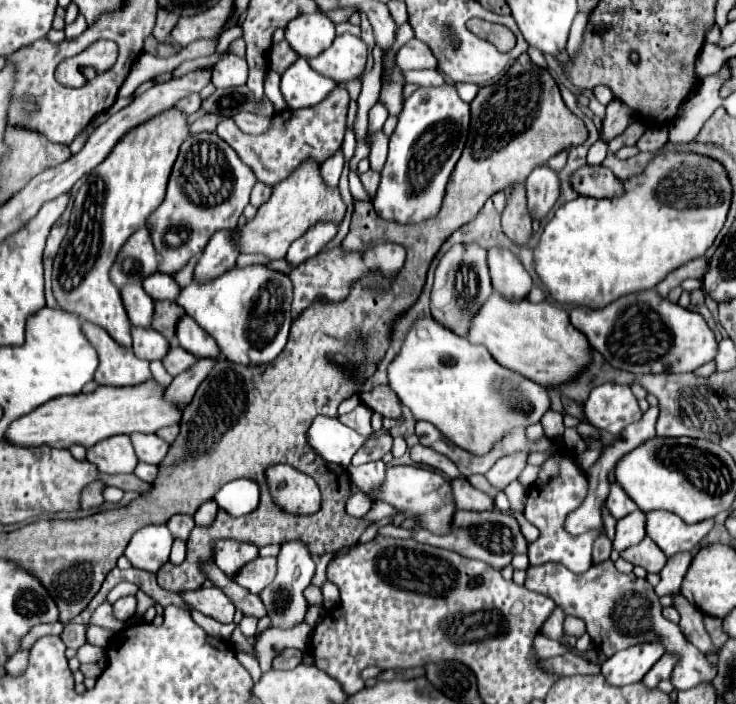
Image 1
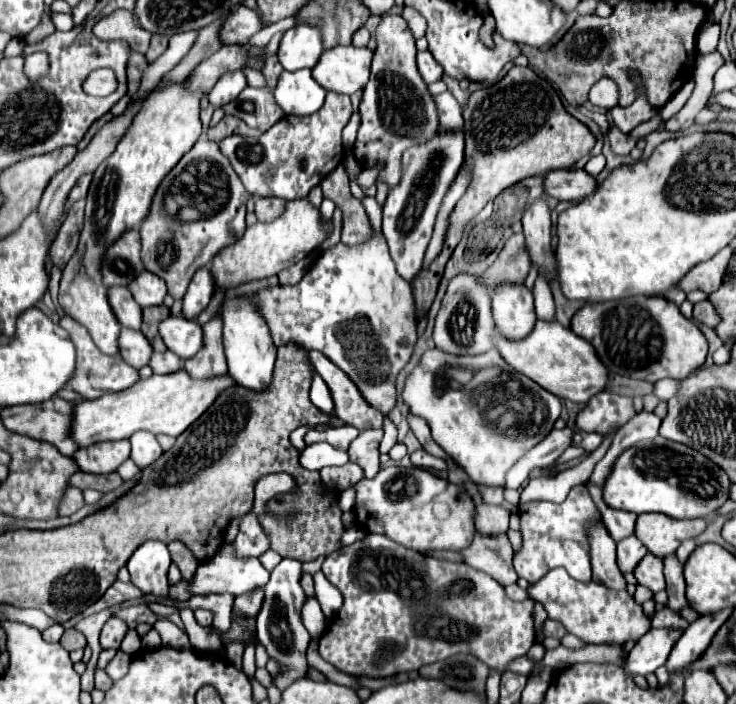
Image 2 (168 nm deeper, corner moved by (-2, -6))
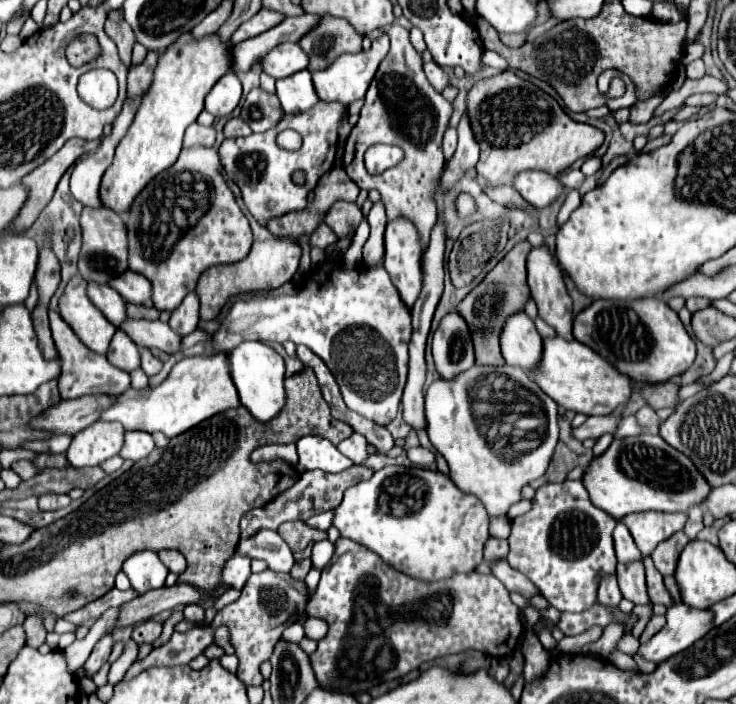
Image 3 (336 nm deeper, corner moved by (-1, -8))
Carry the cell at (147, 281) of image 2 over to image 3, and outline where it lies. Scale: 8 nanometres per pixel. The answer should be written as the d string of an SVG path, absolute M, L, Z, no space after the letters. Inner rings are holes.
M128 270L128 272L124 272L124 276L118 276L116 280L112 280L110 286L126 302L132 302L132 304L142 304L144 300L150 300L150 292L152 292L150 282L142 274L136 274L132 270Z

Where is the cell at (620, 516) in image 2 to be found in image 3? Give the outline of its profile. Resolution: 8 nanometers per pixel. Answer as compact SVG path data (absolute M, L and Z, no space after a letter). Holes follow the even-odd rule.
M618 522L616 530L614 530L614 546L616 546L616 556L618 556L618 562L622 564L630 564L630 562L636 562L636 560L644 560L640 556L640 550L636 548L628 528Z

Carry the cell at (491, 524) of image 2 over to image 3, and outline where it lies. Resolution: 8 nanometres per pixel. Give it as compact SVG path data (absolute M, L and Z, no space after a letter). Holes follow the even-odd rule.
M490 538L488 544L484 546L484 562L492 564L496 560L504 560L508 556L508 540L498 540Z

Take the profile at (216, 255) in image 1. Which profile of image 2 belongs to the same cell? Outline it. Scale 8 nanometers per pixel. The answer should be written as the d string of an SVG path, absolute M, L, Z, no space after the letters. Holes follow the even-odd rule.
M201 268L195 272L185 296L183 296L183 316L193 320L197 318L203 308L209 304L215 292L215 278L209 268Z

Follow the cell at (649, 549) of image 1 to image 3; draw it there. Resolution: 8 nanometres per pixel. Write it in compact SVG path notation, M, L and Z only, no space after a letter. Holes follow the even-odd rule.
M644 558L644 568L646 568L646 584L648 584L648 596L652 600L652 604L664 604L666 608L670 608L674 604L672 596L668 594L660 572L656 570L656 566L652 564L650 558Z

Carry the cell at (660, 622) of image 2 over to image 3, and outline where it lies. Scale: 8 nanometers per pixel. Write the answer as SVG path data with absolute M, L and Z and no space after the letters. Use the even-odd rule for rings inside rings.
M652 616L650 618L650 622L646 624L646 628L644 628L644 632L642 632L642 636L640 636L640 644L644 644L644 642L648 642L658 630L662 630L662 626L666 624L666 618L664 616Z

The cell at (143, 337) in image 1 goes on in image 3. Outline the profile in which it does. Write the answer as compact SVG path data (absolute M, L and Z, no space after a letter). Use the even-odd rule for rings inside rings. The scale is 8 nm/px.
M118 330L112 338L106 356L110 364L114 364L116 368L124 368L126 372L132 372L140 366L140 350L122 330Z

